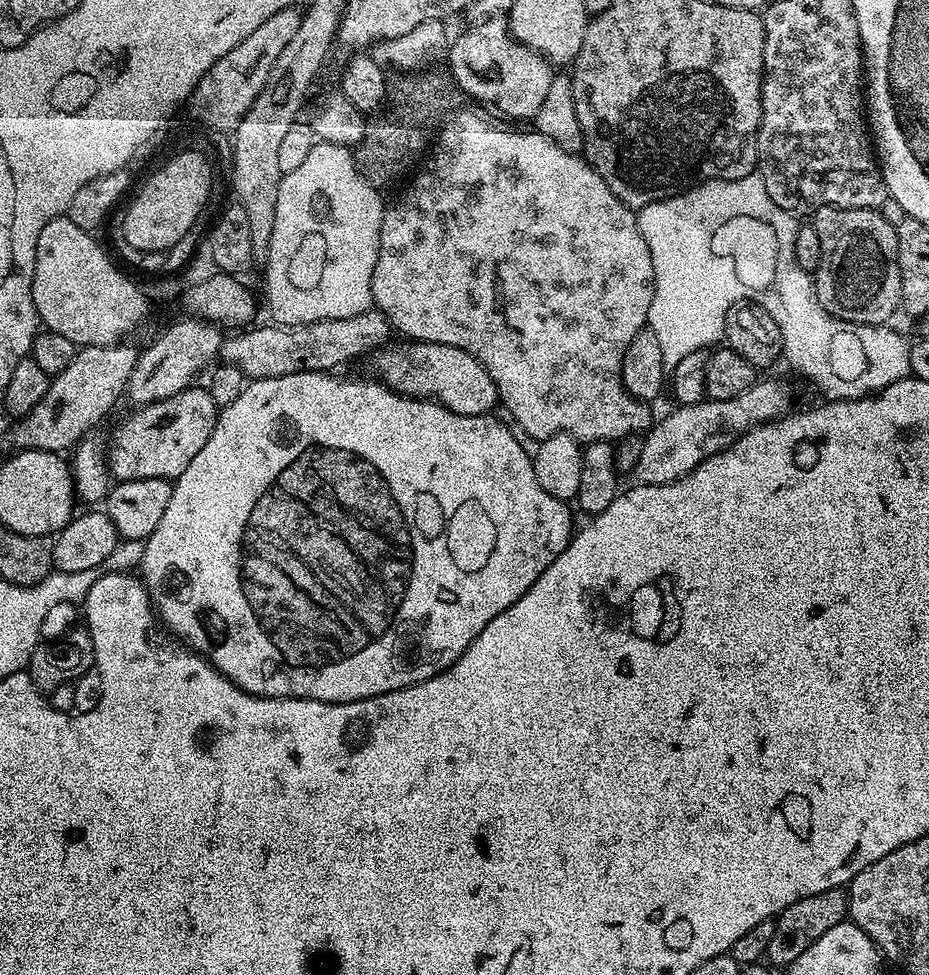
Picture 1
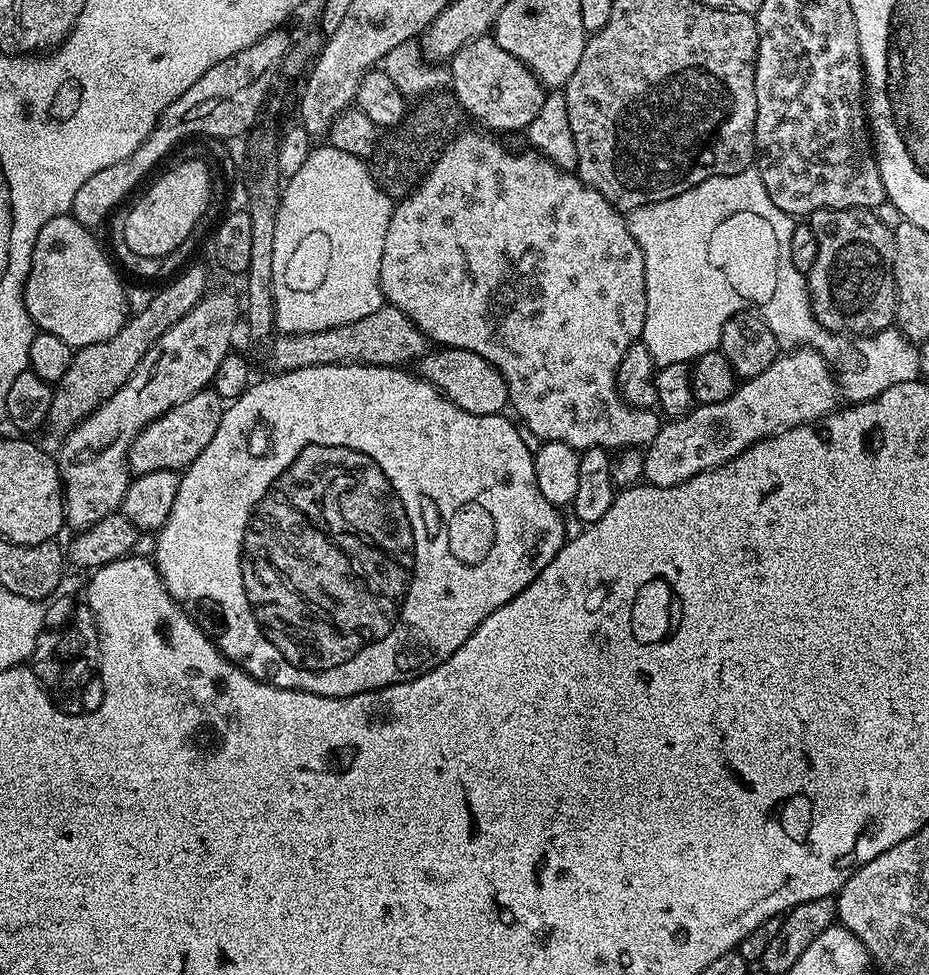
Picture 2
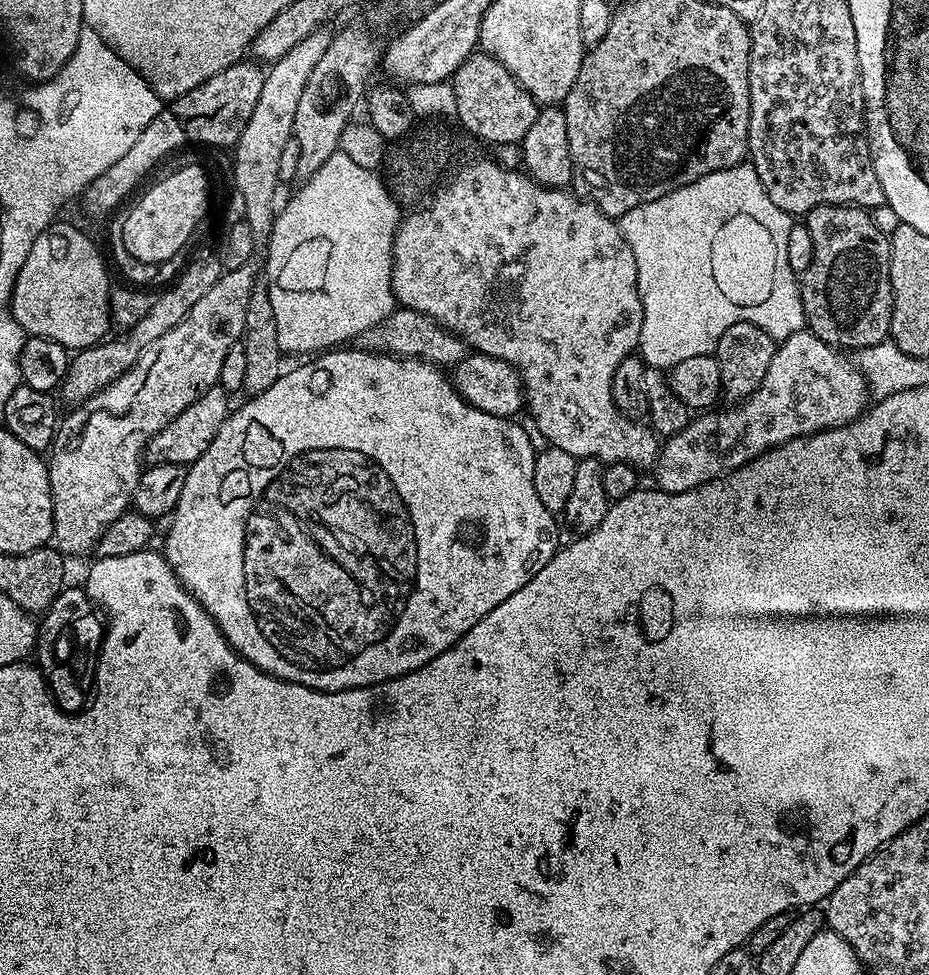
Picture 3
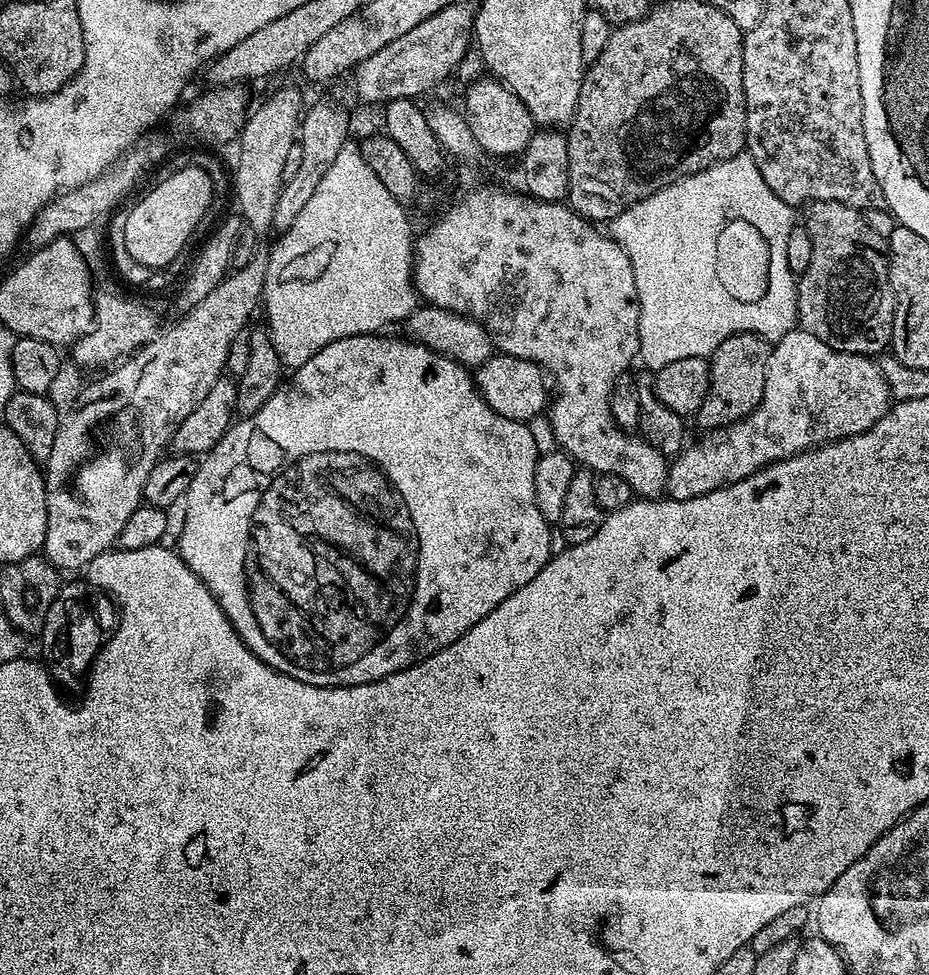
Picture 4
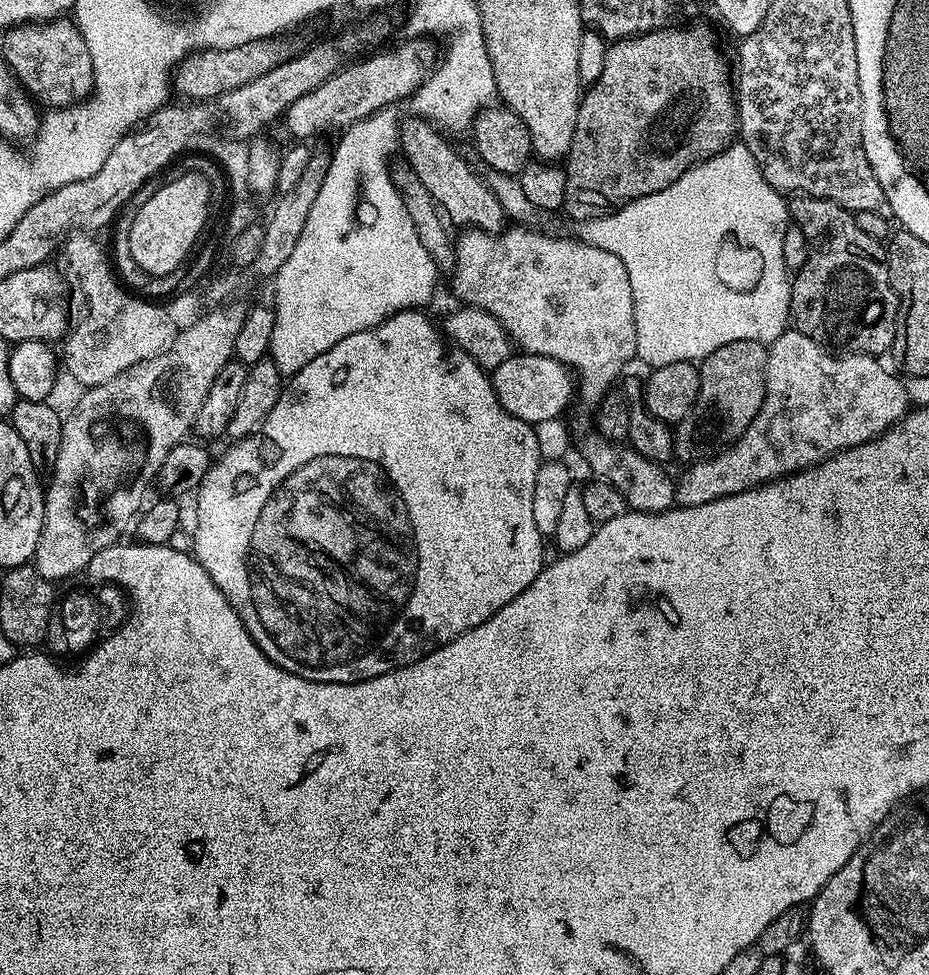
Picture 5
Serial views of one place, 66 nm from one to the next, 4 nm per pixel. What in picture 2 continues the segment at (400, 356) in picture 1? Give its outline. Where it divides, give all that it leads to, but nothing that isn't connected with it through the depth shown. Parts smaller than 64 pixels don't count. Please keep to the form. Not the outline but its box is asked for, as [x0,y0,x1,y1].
[418,347,509,416]

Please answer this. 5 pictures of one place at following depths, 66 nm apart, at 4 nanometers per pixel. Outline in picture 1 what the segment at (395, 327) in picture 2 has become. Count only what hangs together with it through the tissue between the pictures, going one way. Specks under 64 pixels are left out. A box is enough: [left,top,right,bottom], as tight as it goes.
[219,310,390,381]

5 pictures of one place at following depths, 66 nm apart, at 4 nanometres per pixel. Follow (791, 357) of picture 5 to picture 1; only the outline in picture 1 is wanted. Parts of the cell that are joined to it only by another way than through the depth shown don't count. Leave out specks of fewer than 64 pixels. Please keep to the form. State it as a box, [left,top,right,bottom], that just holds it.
[634,379,789,484]

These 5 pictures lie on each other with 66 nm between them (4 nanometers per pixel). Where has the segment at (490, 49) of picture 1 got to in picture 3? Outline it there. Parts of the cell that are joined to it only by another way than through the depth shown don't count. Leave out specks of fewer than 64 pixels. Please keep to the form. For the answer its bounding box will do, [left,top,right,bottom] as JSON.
[450,54,538,145]

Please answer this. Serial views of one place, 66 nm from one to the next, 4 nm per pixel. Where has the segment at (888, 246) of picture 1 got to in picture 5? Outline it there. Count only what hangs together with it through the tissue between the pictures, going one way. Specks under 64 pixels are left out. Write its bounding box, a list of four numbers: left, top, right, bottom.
[788,194,900,357]

